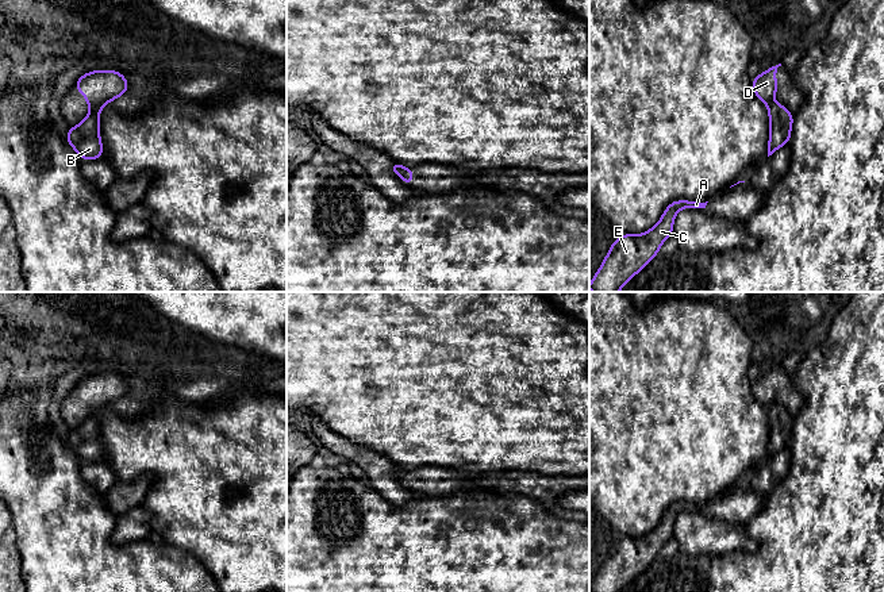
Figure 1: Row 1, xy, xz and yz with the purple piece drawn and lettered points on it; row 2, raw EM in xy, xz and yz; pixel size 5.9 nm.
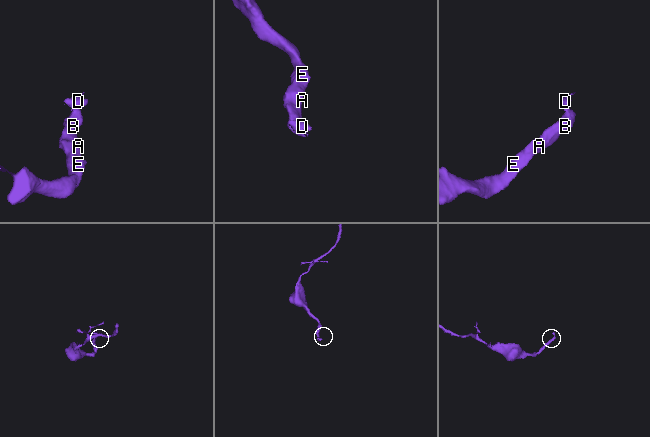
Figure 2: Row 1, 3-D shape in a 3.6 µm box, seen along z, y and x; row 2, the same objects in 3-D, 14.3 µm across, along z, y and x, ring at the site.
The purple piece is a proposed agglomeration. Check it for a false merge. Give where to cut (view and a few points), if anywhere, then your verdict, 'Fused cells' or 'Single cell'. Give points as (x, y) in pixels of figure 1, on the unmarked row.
Split along xy (104, 406), (92, 411). Fused cells

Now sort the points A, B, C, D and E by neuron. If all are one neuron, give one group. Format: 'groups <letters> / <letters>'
groups A B C E / D

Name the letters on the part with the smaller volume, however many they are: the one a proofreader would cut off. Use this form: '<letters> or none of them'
D

